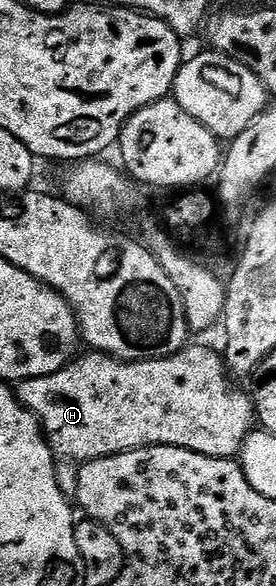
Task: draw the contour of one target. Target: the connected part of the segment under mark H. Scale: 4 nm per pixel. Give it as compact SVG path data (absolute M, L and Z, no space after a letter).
M190 343L172 355L147 361L121 361L97 351L87 354L52 375L33 377L16 385L18 402L42 425L55 458L85 463L150 445L180 447L209 457L234 459L241 454L247 435L256 425L254 402L247 390L245 393L233 385L232 374L219 350L217 353L206 345Z

